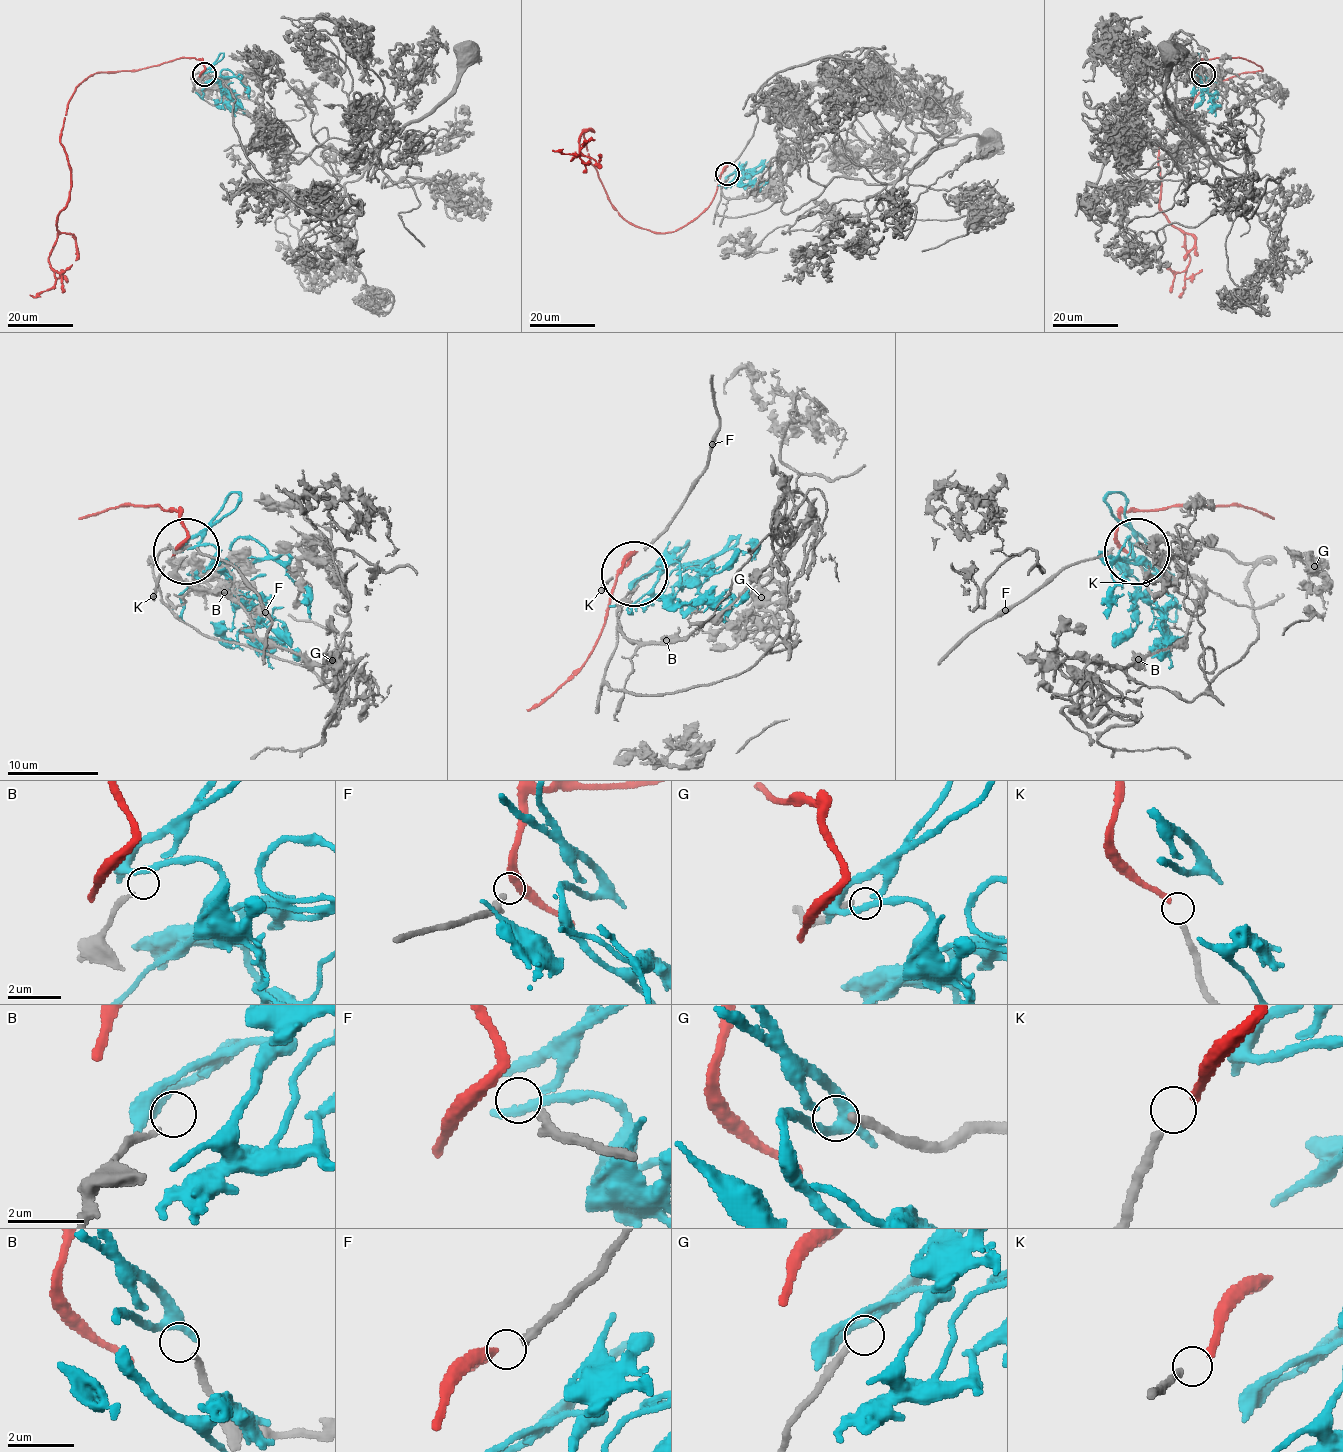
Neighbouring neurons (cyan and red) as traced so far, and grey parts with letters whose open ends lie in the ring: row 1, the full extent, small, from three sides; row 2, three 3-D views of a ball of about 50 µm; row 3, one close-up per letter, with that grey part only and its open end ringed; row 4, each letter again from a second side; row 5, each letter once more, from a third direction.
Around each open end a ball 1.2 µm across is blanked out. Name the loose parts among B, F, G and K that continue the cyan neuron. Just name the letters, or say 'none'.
G

